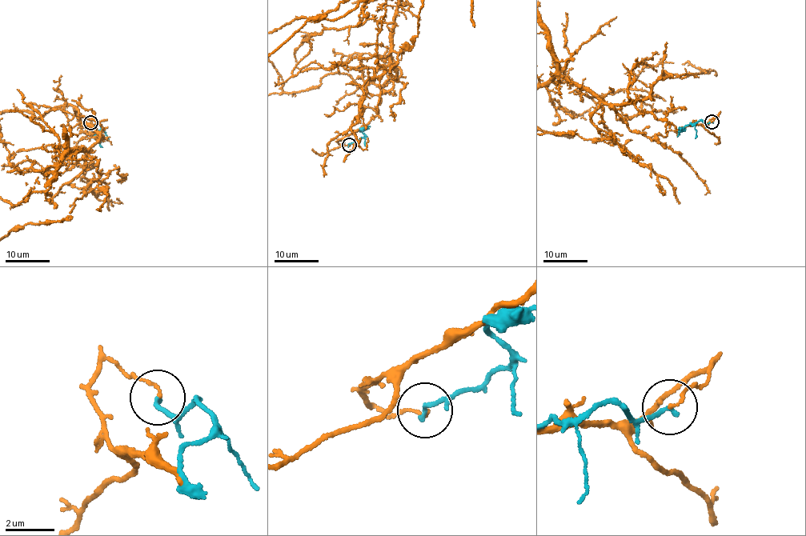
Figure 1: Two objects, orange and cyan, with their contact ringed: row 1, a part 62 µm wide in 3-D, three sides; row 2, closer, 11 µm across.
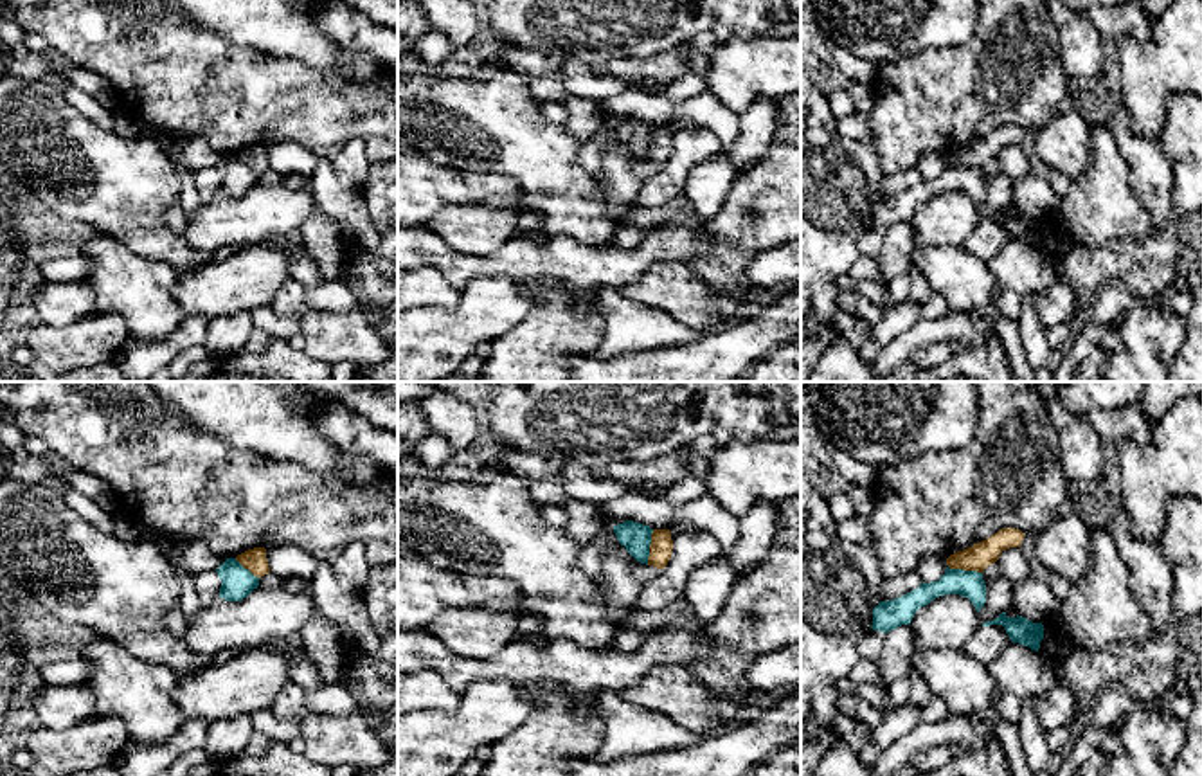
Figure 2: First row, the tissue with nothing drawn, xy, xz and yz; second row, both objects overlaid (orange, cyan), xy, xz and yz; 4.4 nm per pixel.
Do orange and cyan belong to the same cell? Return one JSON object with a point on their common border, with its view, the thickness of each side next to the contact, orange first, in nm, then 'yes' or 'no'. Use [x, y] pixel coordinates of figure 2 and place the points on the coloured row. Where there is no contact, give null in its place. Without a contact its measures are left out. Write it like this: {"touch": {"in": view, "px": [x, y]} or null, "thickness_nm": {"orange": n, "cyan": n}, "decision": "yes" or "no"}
{"touch": {"in": "xz", "px": [650, 548]}, "thickness_nm": {"orange": 100, "cyan": 140}, "decision": "no"}

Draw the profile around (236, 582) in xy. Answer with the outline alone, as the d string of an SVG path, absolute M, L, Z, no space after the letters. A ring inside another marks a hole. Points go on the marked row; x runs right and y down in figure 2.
M227 558L216 573L221 580L220 598L227 601L241 601L259 587L259 578L245 569L236 558Z

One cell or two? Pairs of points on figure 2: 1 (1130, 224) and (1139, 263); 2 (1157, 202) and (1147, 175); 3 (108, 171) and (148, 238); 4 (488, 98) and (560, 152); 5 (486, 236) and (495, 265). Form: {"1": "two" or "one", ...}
{"1": "two", "2": "one", "3": "one", "4": "one", "5": "two"}

